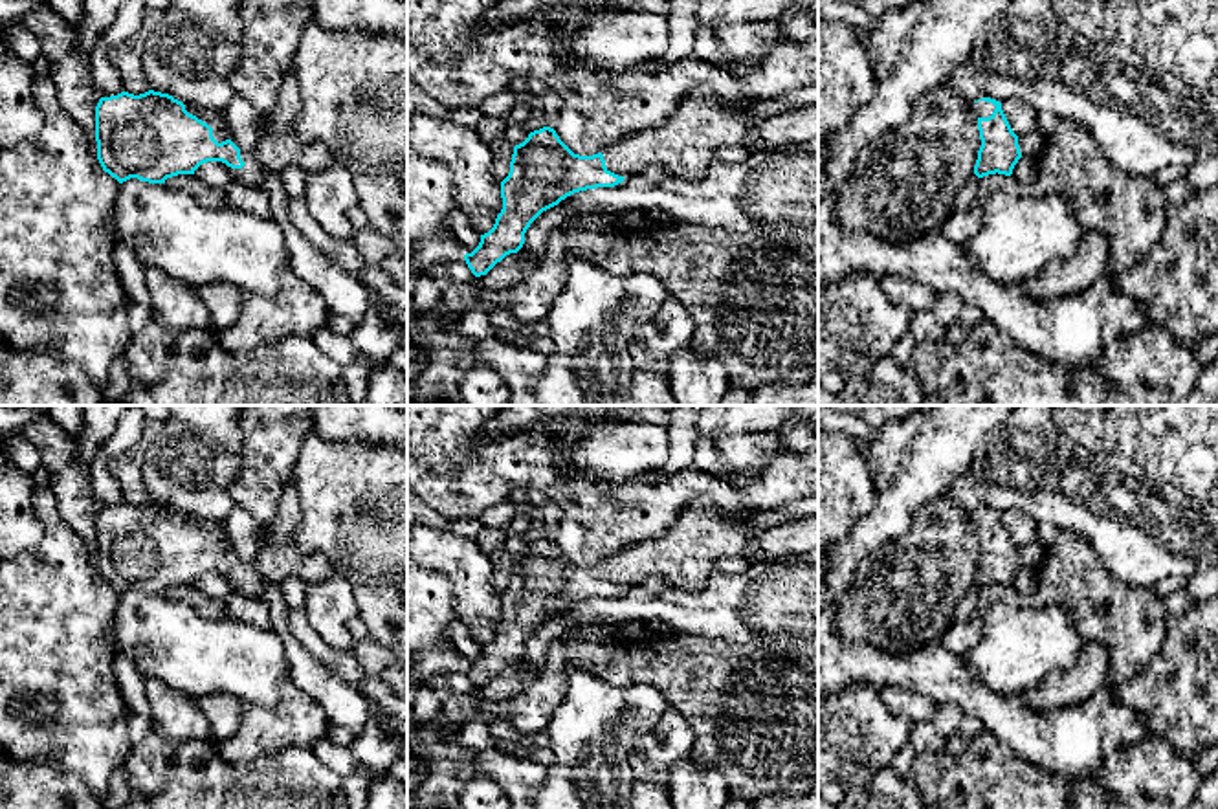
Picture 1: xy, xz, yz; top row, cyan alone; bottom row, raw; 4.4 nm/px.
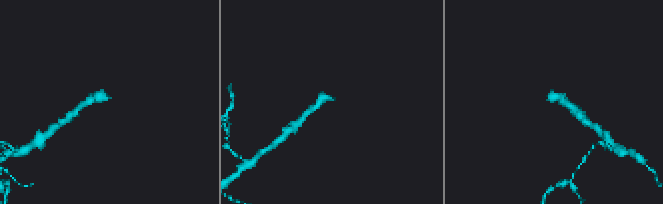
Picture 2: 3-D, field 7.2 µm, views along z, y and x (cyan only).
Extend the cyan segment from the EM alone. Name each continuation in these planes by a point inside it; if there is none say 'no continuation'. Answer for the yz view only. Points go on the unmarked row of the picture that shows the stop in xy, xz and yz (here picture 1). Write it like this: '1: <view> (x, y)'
1: yz (982, 520)

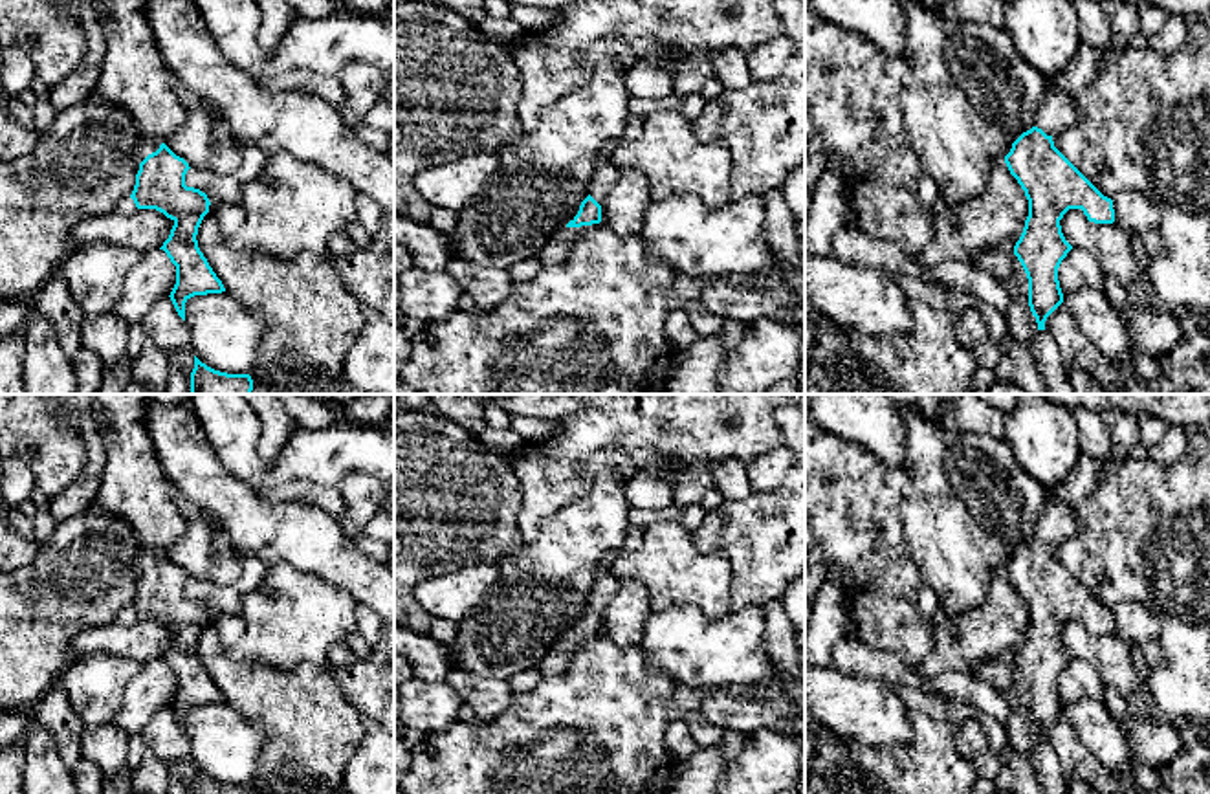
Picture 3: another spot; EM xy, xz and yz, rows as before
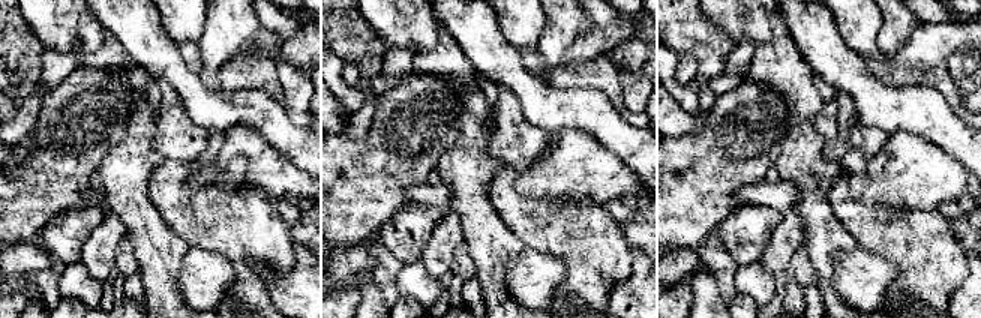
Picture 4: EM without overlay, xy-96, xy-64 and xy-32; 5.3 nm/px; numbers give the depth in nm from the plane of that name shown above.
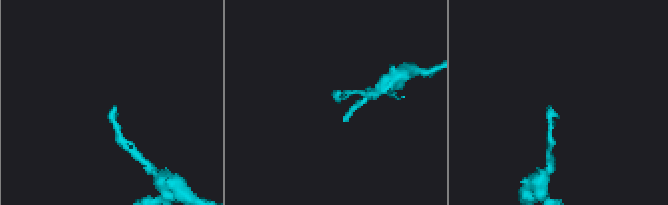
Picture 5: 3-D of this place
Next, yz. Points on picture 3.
1: yz (1058, 521)

